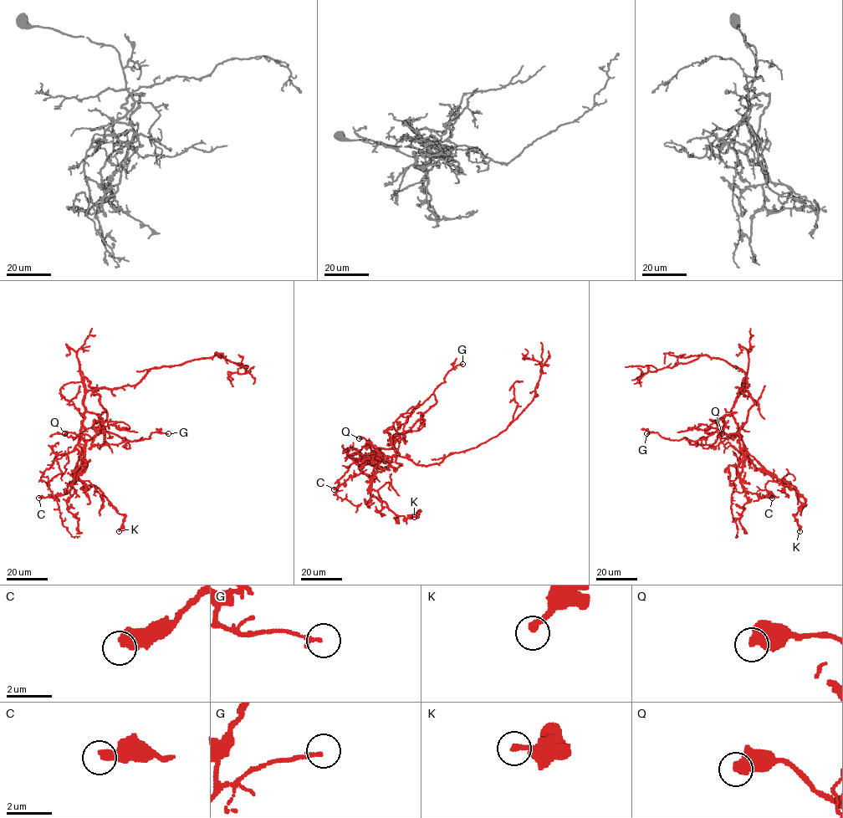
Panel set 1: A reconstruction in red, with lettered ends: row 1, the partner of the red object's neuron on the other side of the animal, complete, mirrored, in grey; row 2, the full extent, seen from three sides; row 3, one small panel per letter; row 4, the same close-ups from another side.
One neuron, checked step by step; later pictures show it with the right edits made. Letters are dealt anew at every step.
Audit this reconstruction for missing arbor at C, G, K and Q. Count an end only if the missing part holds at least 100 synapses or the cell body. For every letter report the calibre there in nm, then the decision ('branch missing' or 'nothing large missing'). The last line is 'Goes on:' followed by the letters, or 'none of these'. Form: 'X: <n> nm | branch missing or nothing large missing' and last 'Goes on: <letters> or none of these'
C: 500 nm | nothing large missing
G: 170 nm | nothing large missing
K: 280 nm | nothing large missing
Q: 700 nm | nothing large missing
Goes on: none of these

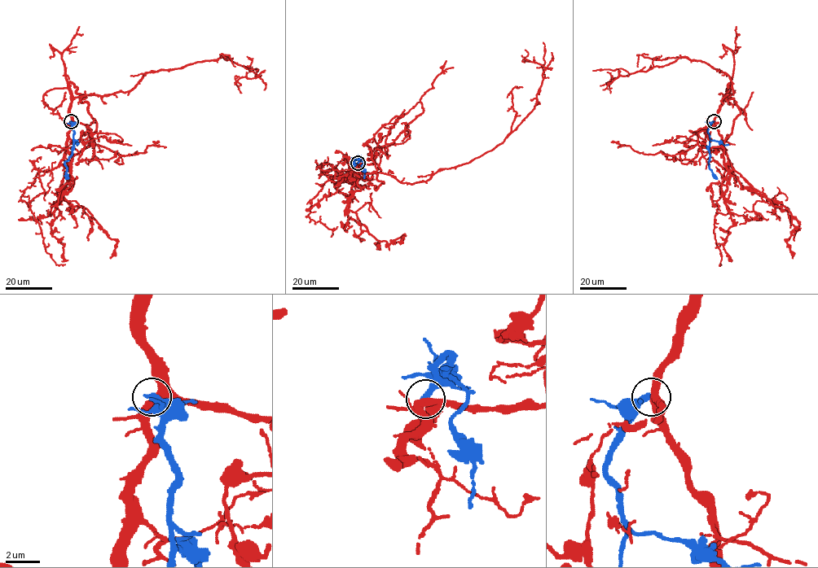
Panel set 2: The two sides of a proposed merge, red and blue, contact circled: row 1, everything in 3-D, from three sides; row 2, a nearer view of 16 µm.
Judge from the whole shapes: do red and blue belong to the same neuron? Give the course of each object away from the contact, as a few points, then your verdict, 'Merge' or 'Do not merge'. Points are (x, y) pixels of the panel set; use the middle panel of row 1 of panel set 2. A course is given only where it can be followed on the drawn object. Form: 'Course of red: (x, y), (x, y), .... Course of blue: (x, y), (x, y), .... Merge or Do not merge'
Course of red: (358, 163), (362, 173), (383, 172), (413, 184), (491, 150), (536, 102), (545, 68), (522, 60), (528, 59). Course of blue: (358, 163), (361, 157), (360, 159), (351, 158), (354, 167). Do not merge

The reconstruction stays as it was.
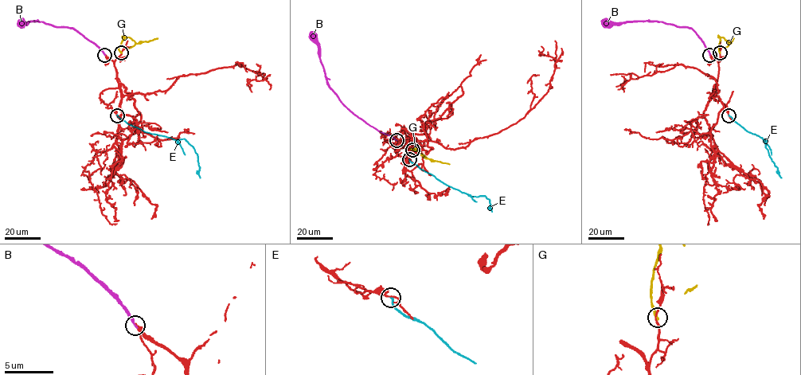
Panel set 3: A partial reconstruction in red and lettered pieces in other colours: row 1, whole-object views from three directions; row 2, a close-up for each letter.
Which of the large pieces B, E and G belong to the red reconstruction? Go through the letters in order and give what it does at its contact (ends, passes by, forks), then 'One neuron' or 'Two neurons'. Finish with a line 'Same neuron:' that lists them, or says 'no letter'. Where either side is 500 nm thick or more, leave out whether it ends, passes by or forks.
B: It ends there. One neuron
E: It ends there. Two neurons
G: It ends there. Two neurons
Same neuron: B

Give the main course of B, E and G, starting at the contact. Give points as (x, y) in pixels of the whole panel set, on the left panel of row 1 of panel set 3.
B: (104, 55), (94, 44), (72, 29), (56, 27), (37, 21), (21, 22), (18, 21)
E: (117, 115), (146, 132), (176, 139), (185, 138), (197, 154), (200, 177)
G: (121, 52), (119, 47), (125, 37), (130, 37), (136, 43), (158, 38)

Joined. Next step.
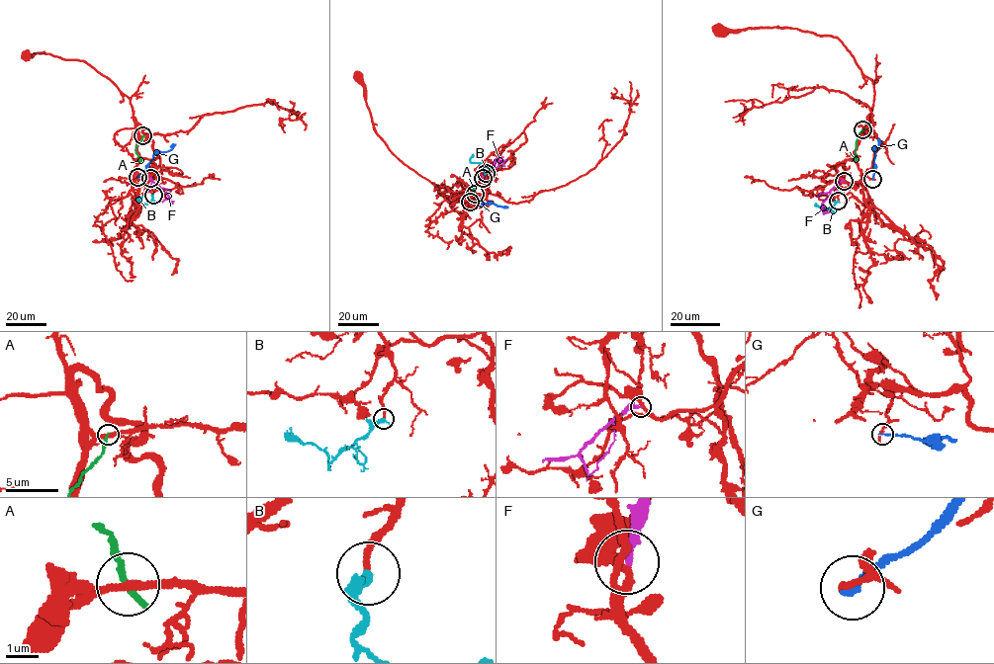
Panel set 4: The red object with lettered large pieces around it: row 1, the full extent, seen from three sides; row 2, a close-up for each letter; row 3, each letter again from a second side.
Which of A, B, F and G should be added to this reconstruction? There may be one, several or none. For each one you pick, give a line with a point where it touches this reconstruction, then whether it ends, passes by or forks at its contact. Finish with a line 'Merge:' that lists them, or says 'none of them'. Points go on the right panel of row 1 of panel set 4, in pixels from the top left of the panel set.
B: contact (838, 201); it ends
Merge: B

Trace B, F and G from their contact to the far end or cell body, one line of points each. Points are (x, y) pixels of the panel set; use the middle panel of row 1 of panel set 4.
B: (486, 173), (482, 163), (470, 161), (475, 155)
F: (483, 178), (483, 175), (490, 168), (496, 168), (501, 160), (504, 166)
G: (470, 202), (507, 207)

